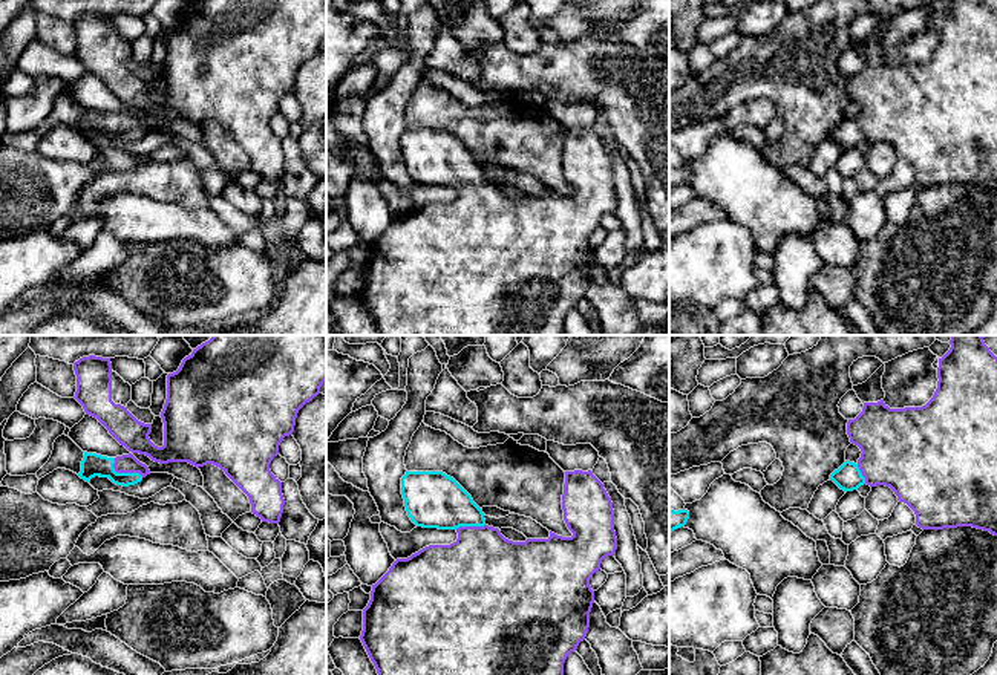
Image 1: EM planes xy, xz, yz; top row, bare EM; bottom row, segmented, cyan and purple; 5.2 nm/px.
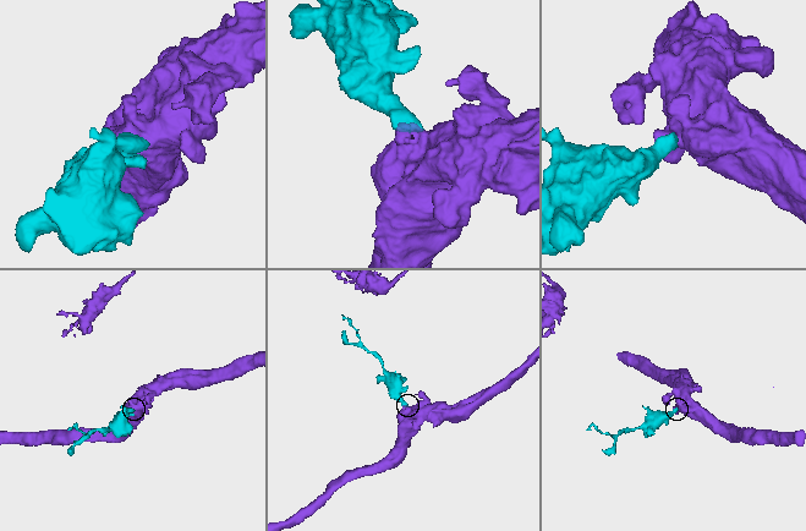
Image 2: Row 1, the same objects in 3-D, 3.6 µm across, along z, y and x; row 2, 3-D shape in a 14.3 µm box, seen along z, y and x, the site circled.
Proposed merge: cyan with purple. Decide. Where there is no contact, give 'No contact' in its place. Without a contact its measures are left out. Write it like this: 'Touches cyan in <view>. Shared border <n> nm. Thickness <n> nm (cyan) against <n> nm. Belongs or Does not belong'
Touches cyan in xy. Shared border 190 nm. Thickness 120 nm (cyan) against 160 nm. Belongs

